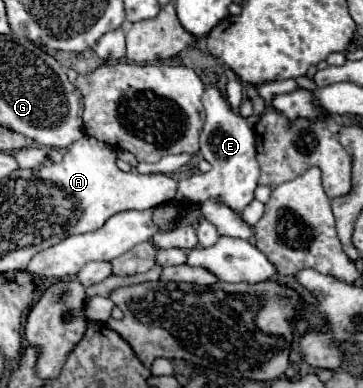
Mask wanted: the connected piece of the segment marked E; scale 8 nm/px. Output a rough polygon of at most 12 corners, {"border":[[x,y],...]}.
{"border":[[216,83],[204,87],[200,153],[212,169],[176,199],[240,213],[260,177],[254,131]]}

